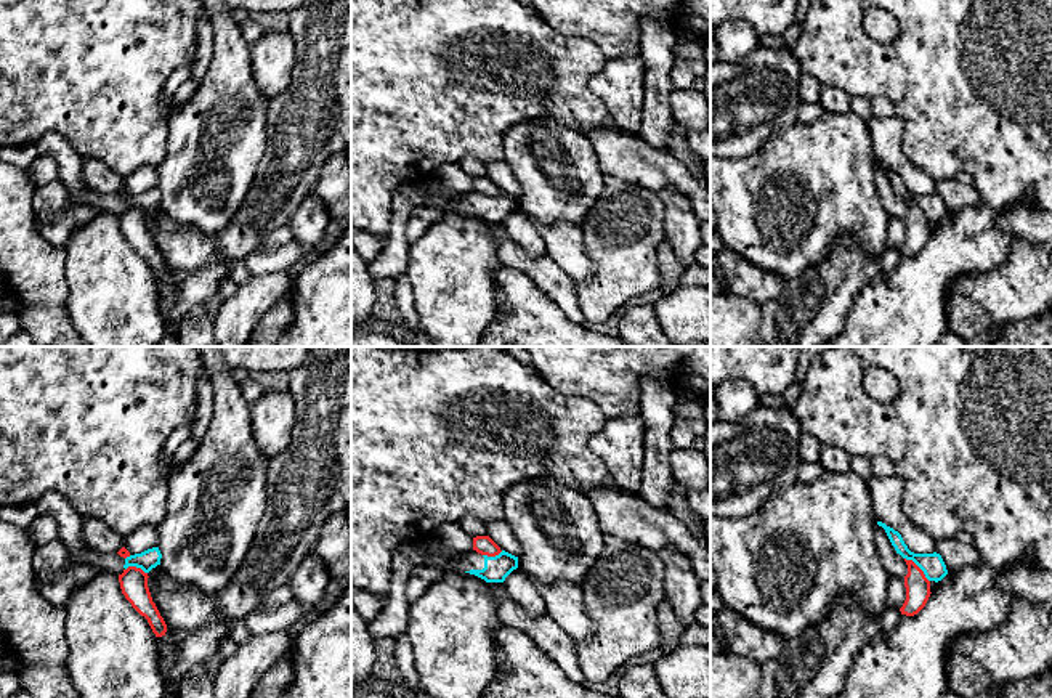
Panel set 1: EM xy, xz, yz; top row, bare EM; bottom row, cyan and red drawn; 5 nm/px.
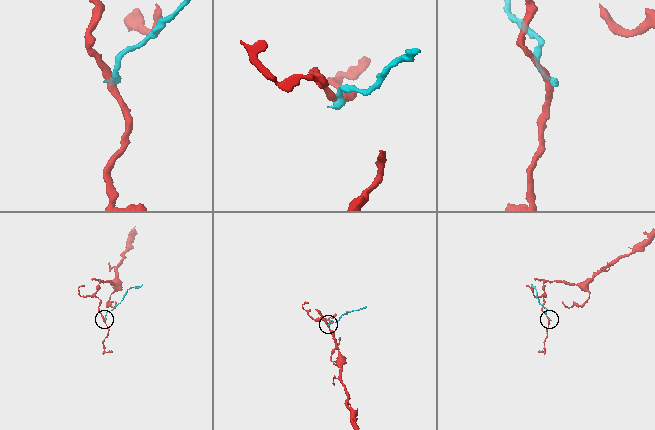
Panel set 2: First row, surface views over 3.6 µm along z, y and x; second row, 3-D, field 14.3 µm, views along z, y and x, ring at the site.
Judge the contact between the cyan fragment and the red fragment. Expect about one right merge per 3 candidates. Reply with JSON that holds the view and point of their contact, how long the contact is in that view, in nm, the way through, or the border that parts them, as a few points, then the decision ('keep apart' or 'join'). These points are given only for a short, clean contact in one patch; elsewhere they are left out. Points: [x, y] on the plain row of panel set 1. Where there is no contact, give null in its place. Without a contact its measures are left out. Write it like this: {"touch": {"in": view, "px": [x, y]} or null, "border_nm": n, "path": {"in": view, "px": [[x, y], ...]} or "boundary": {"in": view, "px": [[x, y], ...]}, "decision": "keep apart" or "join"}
{"touch": {"in": "yz", "px": [919, 207]}, "border_nm": 180, "boundary": {"in": "yz", "px": [[905, 198], [929, 222]]}, "decision": "keep apart"}

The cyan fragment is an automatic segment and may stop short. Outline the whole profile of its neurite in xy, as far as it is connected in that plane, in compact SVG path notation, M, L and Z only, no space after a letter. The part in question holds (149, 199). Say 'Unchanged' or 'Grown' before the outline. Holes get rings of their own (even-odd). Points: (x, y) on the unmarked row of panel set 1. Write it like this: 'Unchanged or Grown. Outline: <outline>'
Grown. Outline: M45 133L35 143L35 148L38 154L51 156L58 162L58 180L66 186L71 202L88 204L99 212L109 212L117 217L122 215L128 207L136 207L144 213L149 213L152 209L160 205L162 194L159 188L148 189L127 199L120 197L119 194L101 194L93 191L83 181L82 157L58 133Z

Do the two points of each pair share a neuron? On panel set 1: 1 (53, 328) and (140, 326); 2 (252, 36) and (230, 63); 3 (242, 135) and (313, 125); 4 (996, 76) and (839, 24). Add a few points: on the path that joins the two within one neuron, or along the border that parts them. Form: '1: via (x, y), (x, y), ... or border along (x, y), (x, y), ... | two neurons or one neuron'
1: border along (64, 307), (76, 329) | two neurons
2: border along (239, 24), (241, 34), (249, 45) | two neurons
3: border along (271, 98), (267, 108), (267, 148), (257, 169) | two neurons
4: via (958, 73), (894, 71), (884, 69), (878, 63) | one neuron

